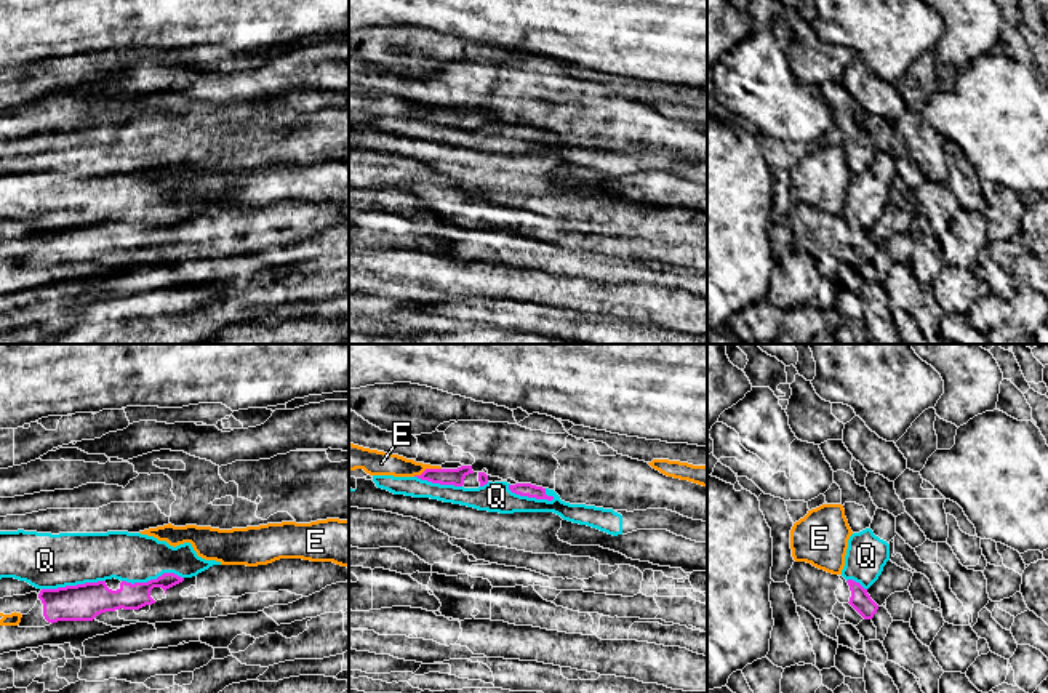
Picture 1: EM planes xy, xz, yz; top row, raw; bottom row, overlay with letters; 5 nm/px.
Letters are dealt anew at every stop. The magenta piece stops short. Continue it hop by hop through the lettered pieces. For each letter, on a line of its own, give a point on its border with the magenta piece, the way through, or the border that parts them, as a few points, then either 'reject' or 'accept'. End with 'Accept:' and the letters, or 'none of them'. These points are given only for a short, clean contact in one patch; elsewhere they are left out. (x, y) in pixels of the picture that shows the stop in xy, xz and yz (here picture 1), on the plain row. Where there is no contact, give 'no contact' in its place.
E: meets magenta in xz at (426, 111); reject
Q: meets magenta in xz at (530, 138); reject
Accept: none of them

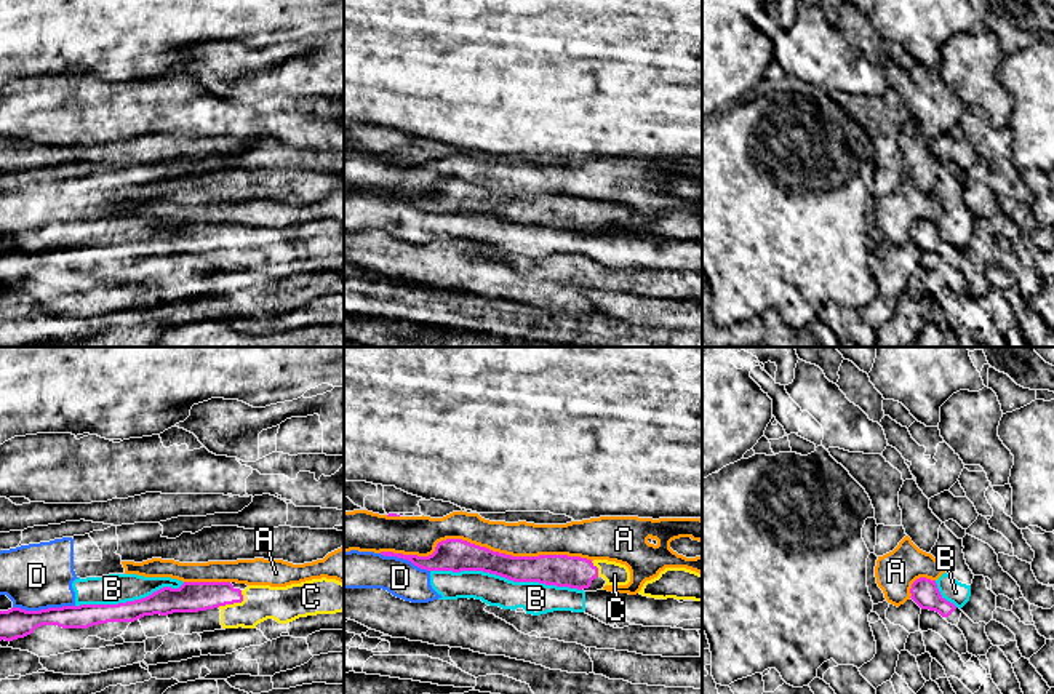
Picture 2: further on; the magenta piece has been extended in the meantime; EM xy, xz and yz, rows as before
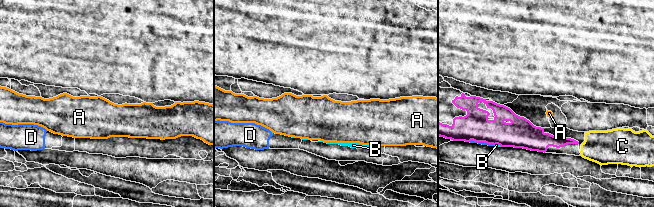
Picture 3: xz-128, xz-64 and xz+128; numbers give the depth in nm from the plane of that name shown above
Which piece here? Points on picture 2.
A: meets magenta in xz at (485, 189); reject
B: meets magenta in xz at (506, 219); reject
C: meets magenta in xy at (234, 243); runs through xy (191, 239), (226, 239), (234, 243), (259, 245); accept
D: meets magenta in xy at (43, 251); border along xy (74, 247), (39, 251), (13, 250); reject
Accept: C

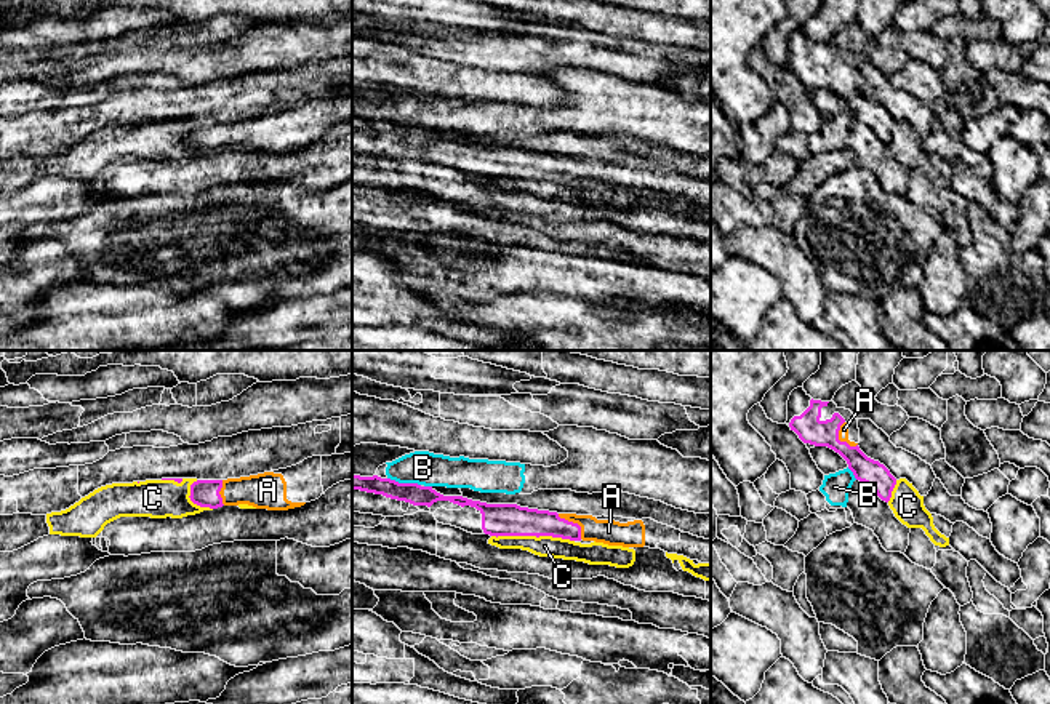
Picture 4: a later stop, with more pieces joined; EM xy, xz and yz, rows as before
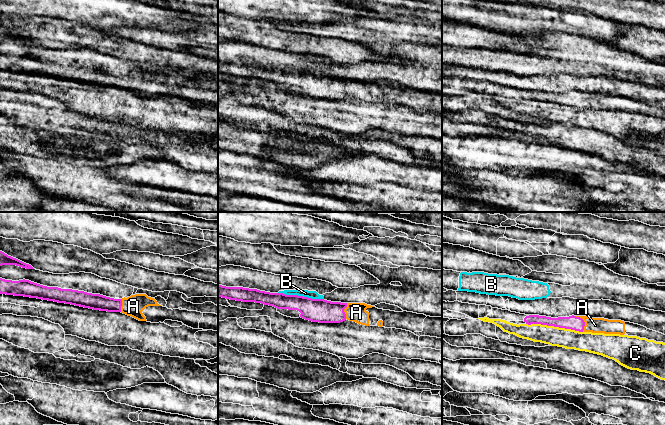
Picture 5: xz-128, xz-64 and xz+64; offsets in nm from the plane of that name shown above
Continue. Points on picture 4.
A: meets magenta in xz at (575, 165); accept
B: meets magenta in xz at (404, 125); reject
C: meets magenta in xz at (533, 176); border along xz (492, 176), (561, 178), (573, 183); reject
Accept: A

